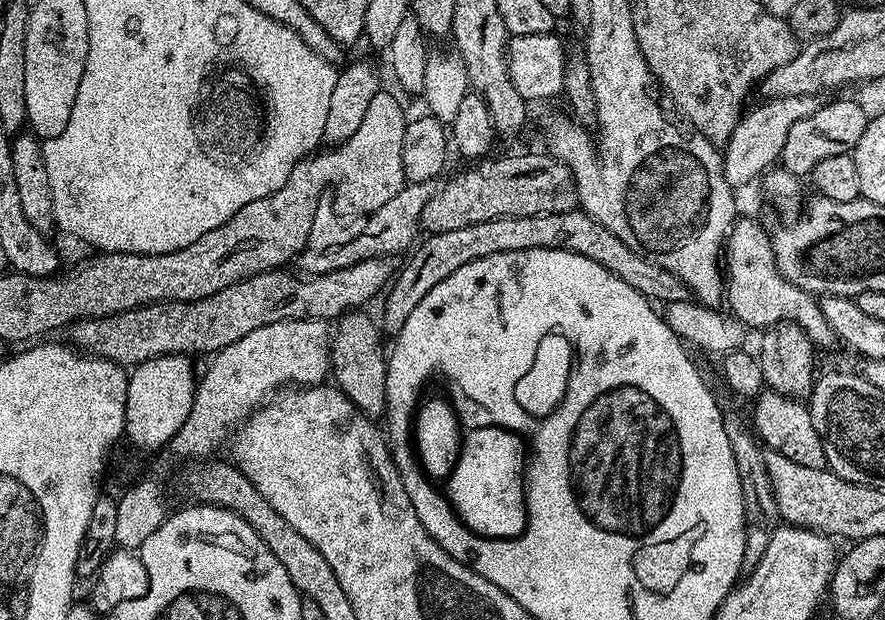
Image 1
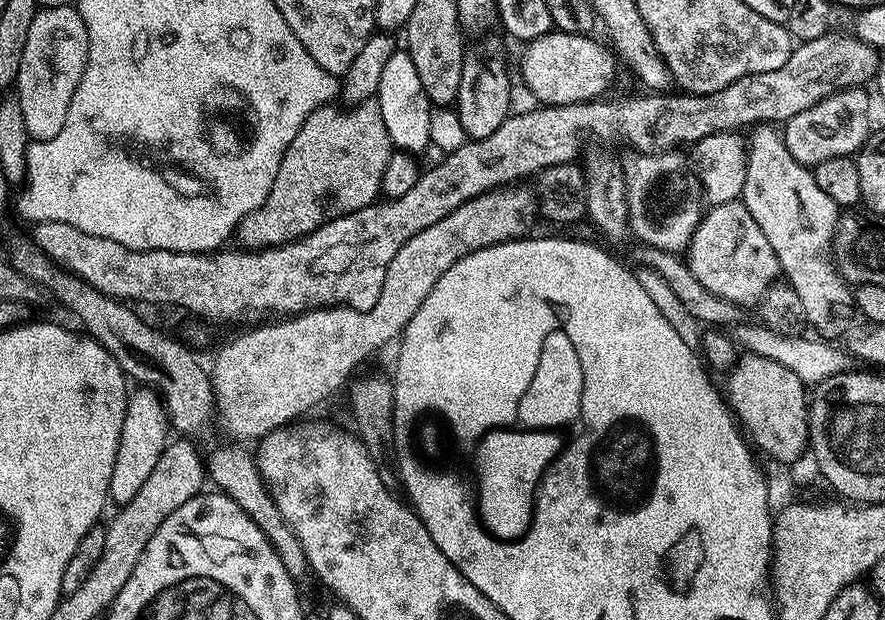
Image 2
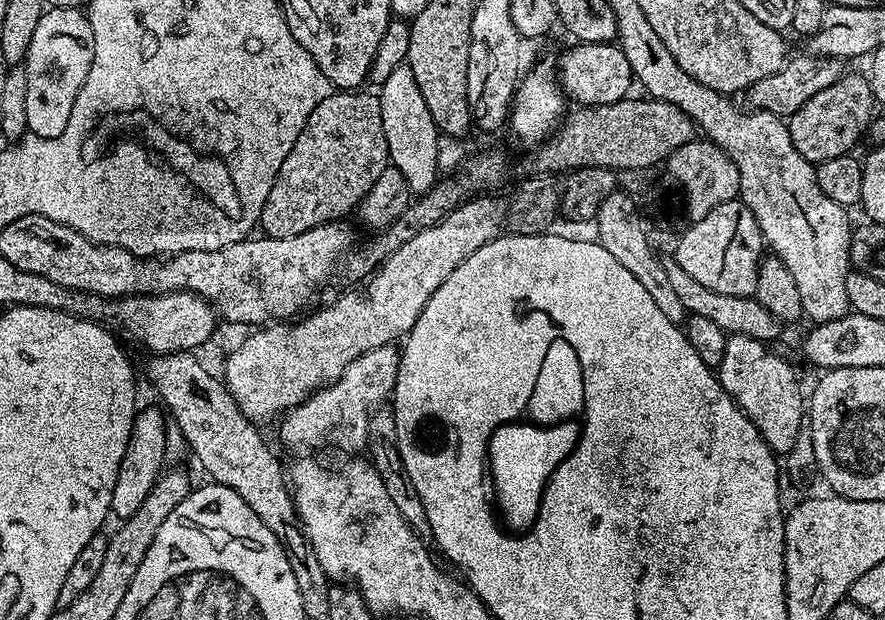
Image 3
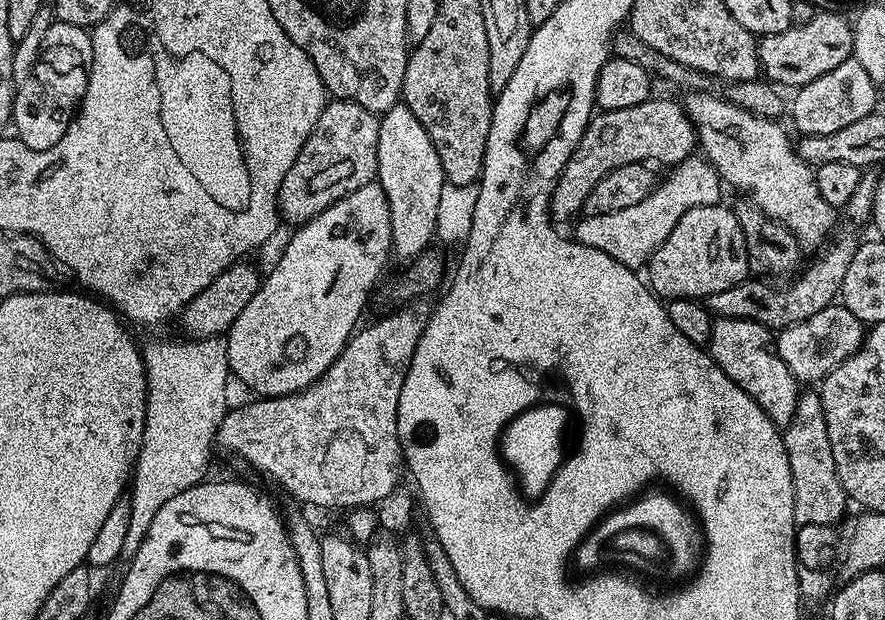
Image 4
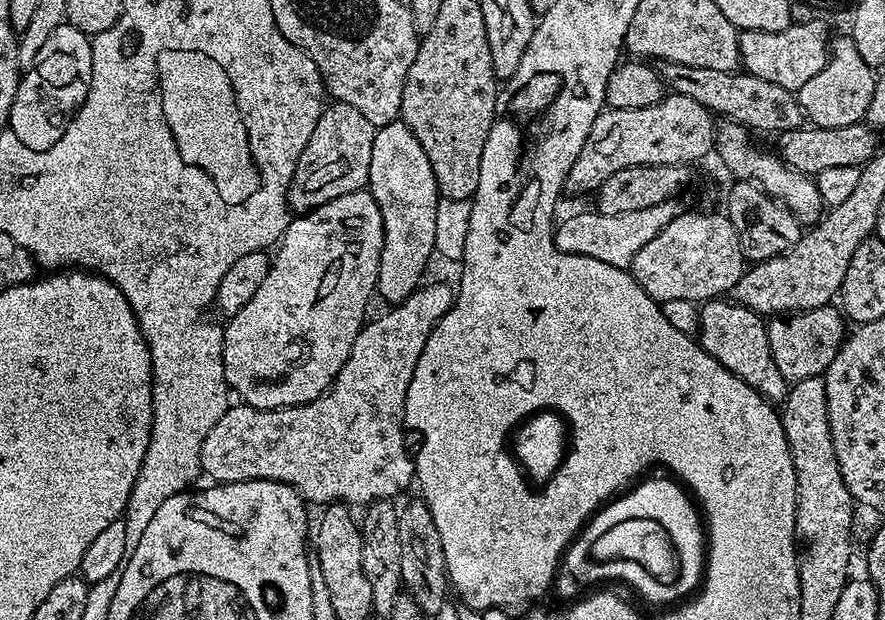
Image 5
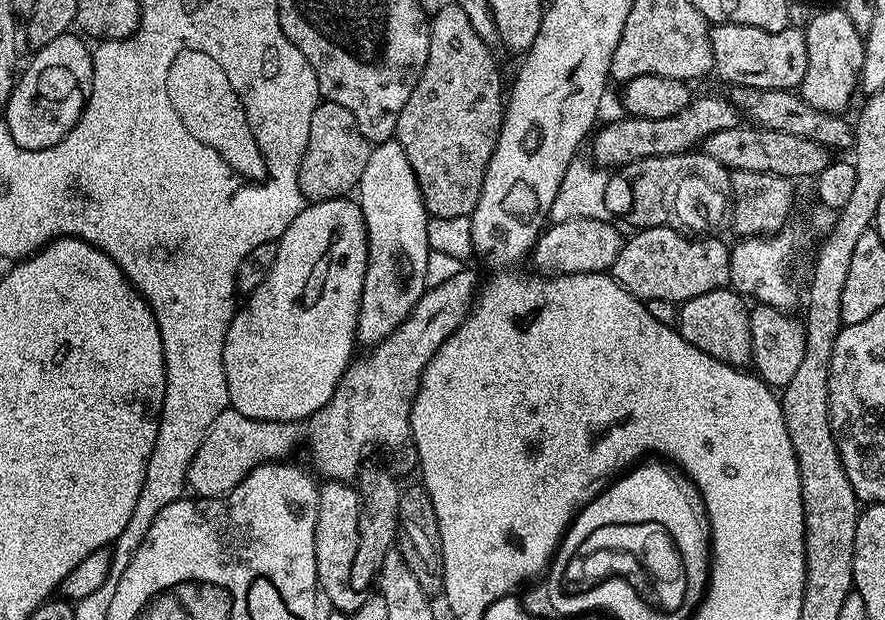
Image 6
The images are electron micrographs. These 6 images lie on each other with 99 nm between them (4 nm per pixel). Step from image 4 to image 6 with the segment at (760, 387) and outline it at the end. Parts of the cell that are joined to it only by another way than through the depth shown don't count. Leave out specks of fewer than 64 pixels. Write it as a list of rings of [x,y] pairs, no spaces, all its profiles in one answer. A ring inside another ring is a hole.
[[[731,287],[698,294],[698,298],[690,298],[679,305],[679,334],[682,338],[686,338],[686,342],[690,342],[690,346],[698,346],[698,350],[702,350],[730,366],[741,370],[747,369],[752,364],[752,343],[750,342],[750,318],[748,317],[750,308],[749,305],[744,304],[747,304],[745,297]]]

